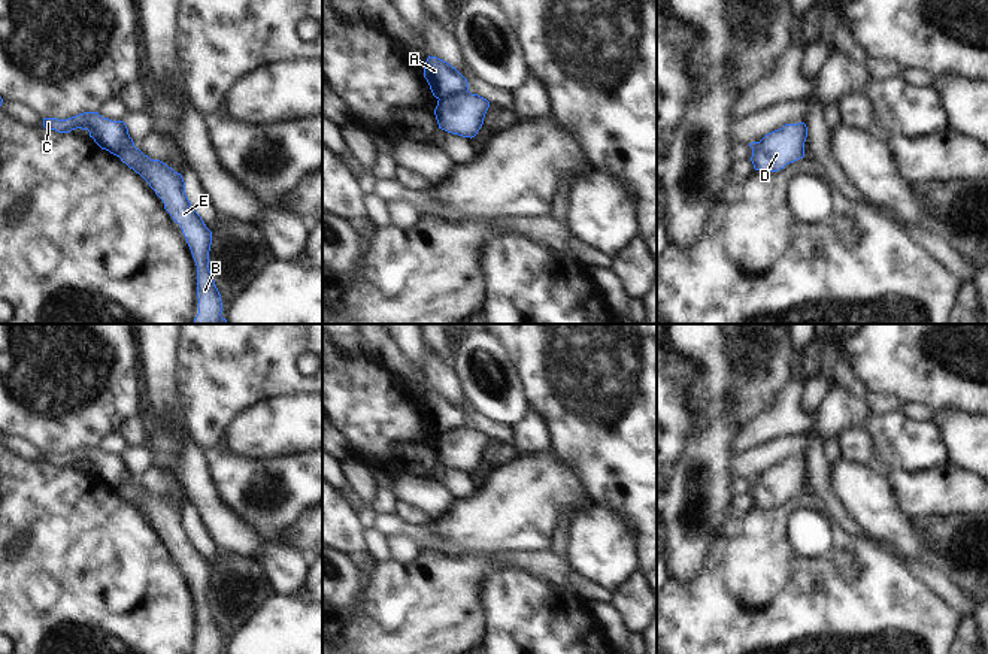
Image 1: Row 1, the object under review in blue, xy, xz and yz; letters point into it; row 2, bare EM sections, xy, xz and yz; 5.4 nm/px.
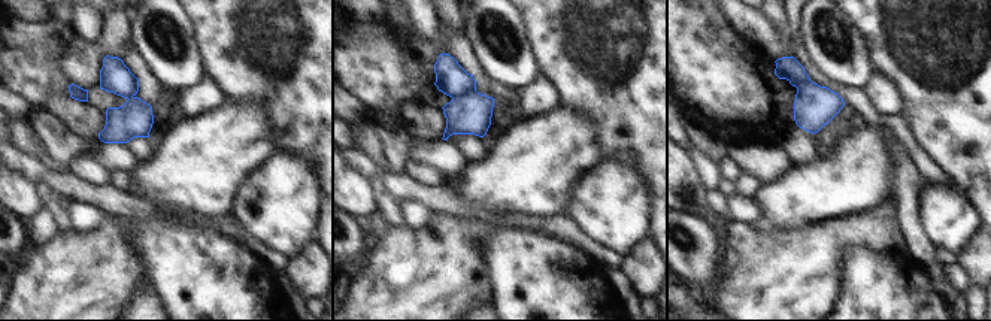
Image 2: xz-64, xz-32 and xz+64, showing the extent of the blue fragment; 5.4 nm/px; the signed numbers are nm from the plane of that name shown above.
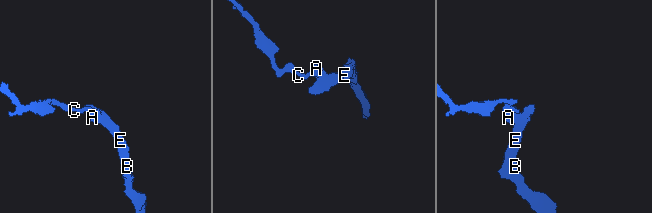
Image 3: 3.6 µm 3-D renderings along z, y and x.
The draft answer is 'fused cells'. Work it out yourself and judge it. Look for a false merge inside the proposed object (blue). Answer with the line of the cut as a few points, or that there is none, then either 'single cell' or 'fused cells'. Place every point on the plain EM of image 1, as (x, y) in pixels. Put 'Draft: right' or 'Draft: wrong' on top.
Draft: right
cut in xz along (467, 423), (439, 433); fused cells

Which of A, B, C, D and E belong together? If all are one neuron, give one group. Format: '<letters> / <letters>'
A C / B D E

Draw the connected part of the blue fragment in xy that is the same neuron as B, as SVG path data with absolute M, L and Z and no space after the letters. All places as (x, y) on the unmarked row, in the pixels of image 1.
M134 478L119 493L149 518L163 535L164 544L182 563L197 600L198 648L194 654L225 654L221 651L224 645L221 629L209 605L212 566L193 544L182 509L160 494L151 494Z

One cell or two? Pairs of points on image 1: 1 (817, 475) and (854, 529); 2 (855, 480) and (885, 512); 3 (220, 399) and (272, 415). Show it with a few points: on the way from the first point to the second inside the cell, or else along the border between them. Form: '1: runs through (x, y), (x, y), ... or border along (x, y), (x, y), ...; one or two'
1: runs through (820, 489), (840, 515); one
2: runs through (860, 487), (878, 505); one
3: border along (284, 396), (255, 403), (242, 412), (226, 433); two

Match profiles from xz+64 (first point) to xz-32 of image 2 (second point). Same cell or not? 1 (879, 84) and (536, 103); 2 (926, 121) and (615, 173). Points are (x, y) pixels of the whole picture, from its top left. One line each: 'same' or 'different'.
1: same
2: different

